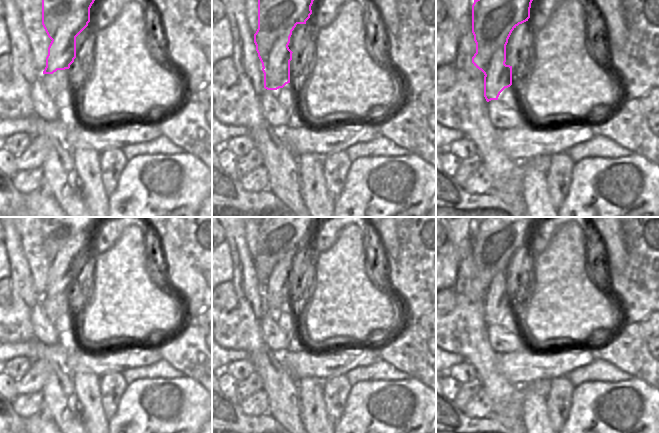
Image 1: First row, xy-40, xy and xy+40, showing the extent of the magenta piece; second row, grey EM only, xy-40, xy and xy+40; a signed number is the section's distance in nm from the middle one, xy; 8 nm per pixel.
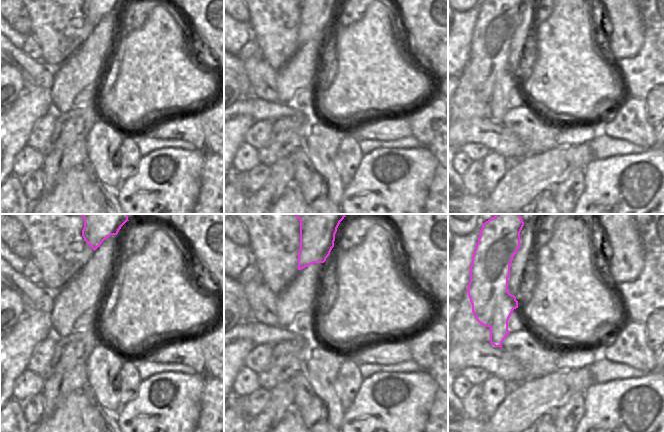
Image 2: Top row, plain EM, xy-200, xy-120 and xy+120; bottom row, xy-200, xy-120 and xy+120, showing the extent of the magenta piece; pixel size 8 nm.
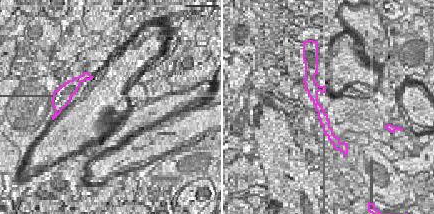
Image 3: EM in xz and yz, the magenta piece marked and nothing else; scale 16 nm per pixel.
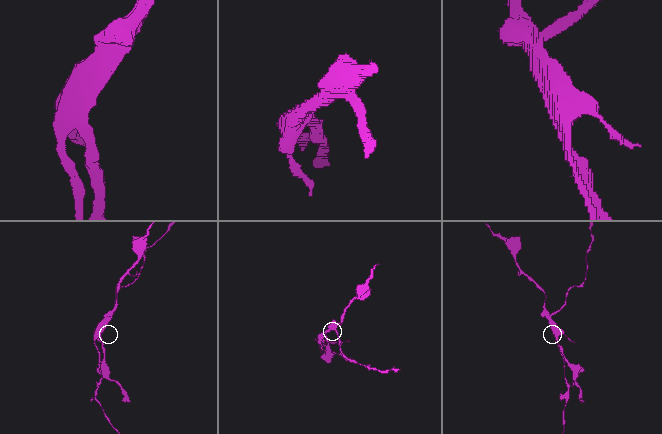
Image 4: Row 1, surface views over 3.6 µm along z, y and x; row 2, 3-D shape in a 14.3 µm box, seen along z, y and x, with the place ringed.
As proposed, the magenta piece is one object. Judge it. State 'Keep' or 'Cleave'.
Cleave

